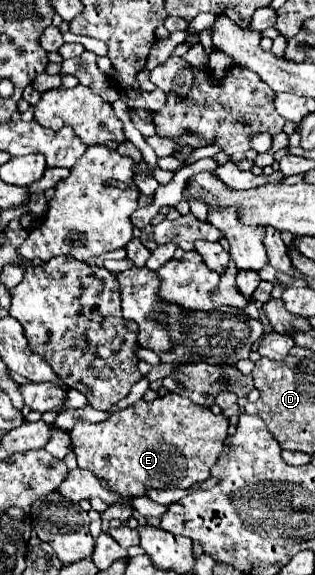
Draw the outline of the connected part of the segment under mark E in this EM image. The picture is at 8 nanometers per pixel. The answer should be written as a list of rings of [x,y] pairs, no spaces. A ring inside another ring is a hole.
[[[166,393],[150,403],[138,401],[118,413],[112,413],[106,421],[92,423],[78,419],[74,429],[70,431],[72,437],[72,451],[76,453],[78,467],[92,471],[98,479],[106,479],[112,491],[134,499],[144,495],[146,489],[188,489],[190,485],[204,481],[210,477],[216,459],[228,451],[226,437],[228,437],[228,419],[224,415],[214,415],[208,407],[192,403],[192,399],[184,399],[174,393]]]

